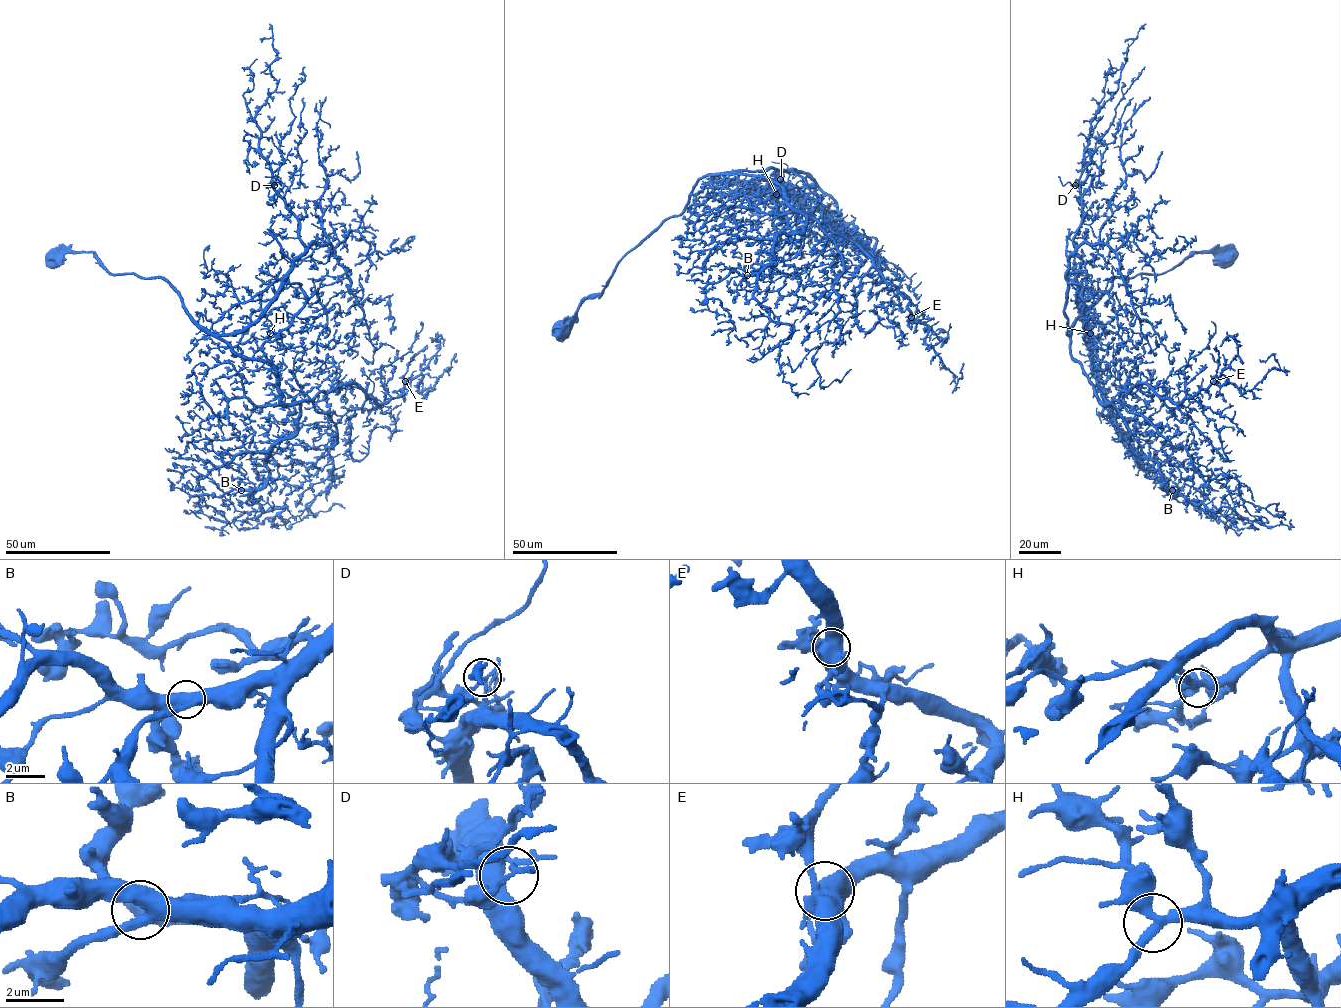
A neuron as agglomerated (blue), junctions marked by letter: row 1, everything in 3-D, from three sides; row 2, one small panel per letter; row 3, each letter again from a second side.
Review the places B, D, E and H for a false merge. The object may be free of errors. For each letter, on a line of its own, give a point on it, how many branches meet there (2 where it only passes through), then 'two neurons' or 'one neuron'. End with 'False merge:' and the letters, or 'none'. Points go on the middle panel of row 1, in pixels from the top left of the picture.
B: at (747, 275); 3 branches meet; one neuron
D: at (780, 179); 3 branches meet; two neurons
E: at (911, 317); 3 branches meet; one neuron
H: at (776, 194); 3 branches meet; one neuron
False merge: D

